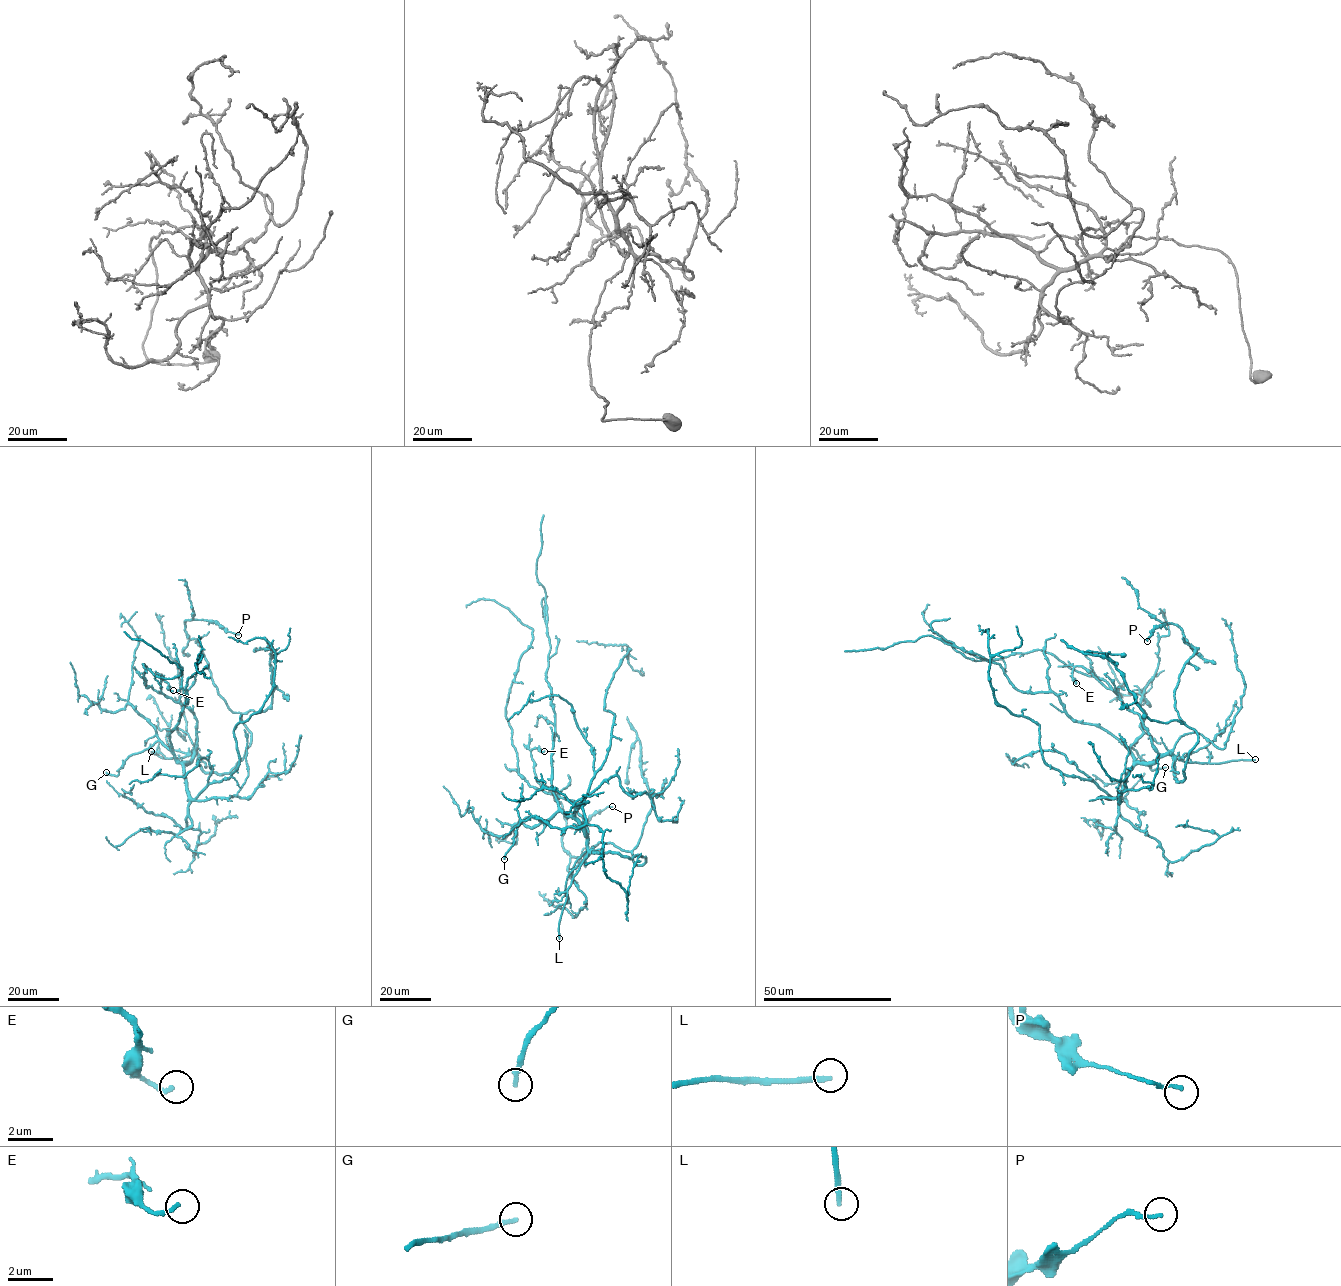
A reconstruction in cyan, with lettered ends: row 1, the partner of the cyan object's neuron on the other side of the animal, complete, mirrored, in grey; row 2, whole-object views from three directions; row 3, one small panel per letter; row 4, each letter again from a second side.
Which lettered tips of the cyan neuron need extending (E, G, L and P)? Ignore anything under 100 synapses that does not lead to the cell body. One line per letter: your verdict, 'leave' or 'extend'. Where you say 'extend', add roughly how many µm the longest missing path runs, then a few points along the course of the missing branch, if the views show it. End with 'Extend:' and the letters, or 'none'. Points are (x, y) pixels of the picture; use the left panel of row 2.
E: leave
G: leave
L: extend; missing 90 µm; course (151, 751), (151, 755), (189, 773), (205, 794), (190, 822), (183, 844), (179, 846)
P: leave
Extend: L

